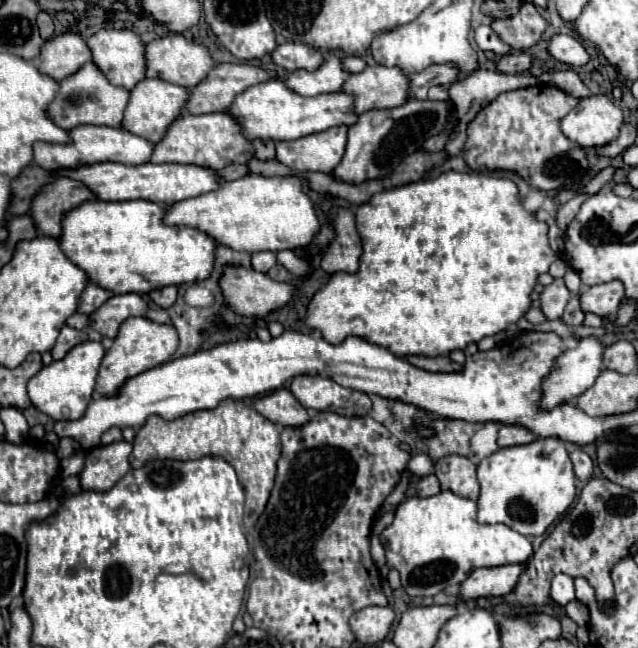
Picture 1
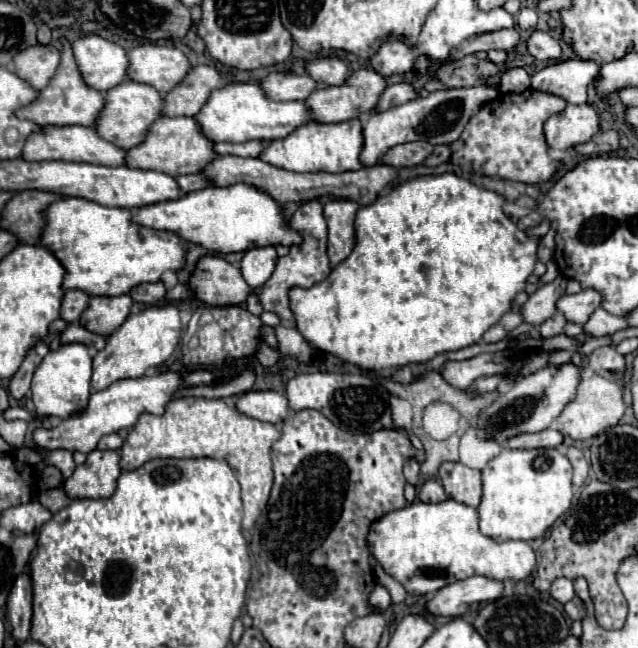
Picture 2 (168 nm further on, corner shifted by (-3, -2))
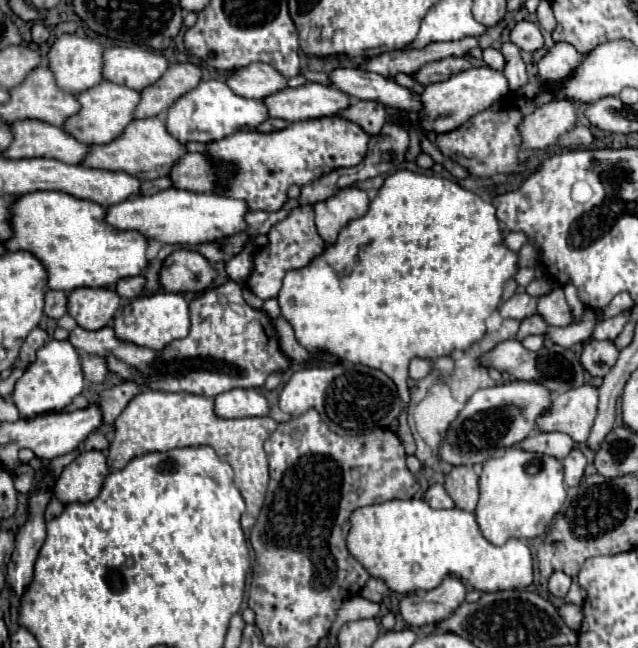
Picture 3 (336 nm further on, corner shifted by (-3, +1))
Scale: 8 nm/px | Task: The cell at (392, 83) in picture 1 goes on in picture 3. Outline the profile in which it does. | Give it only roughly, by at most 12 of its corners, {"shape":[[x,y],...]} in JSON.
{"shape":[[306,84],[264,98],[272,118],[288,122],[334,116],[350,96]]}

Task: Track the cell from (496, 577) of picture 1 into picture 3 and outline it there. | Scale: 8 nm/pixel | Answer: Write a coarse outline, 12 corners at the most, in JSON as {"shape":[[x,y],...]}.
{"shape":[[448,576],[434,590],[410,594],[400,614],[410,626],[450,618],[468,590]]}

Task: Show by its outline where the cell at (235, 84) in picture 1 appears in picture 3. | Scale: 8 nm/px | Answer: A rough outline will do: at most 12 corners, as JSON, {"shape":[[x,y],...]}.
{"shape":[[174,64],[142,90],[136,118],[164,114],[202,82],[202,70]]}

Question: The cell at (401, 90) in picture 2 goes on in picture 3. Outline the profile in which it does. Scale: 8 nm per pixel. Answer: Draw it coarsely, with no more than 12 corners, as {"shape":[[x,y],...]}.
{"shape":[[356,100],[340,116],[364,132],[378,134],[386,106],[378,100]]}

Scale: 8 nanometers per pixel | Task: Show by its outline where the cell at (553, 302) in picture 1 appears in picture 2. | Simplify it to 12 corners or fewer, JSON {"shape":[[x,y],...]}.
{"shape":[[558,275],[520,307],[524,323],[538,327],[556,313],[566,279]]}

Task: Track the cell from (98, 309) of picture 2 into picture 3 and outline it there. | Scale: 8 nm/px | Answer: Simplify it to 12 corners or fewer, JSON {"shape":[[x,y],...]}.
{"shape":[[80,288],[68,314],[100,330],[120,310],[114,288]]}

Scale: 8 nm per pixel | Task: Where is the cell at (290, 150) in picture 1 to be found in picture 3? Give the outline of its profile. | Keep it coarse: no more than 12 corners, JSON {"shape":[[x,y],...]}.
{"shape":[[342,116],[236,132],[208,154],[240,166],[232,190],[272,212],[288,186],[358,166],[370,136]]}

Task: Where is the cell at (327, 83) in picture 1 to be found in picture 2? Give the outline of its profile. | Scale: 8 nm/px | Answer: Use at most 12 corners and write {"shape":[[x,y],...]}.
{"shape":[[272,71],[260,87],[272,101],[304,101],[308,75]]}

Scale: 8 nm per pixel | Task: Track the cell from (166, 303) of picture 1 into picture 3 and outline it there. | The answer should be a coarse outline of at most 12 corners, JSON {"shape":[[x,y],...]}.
{"shape":[[144,276],[124,278],[116,284],[122,298],[144,294]]}

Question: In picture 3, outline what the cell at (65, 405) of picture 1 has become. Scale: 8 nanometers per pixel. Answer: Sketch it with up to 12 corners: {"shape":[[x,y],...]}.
{"shape":[[50,340],[16,382],[22,418],[62,410],[84,390],[68,340]]}

